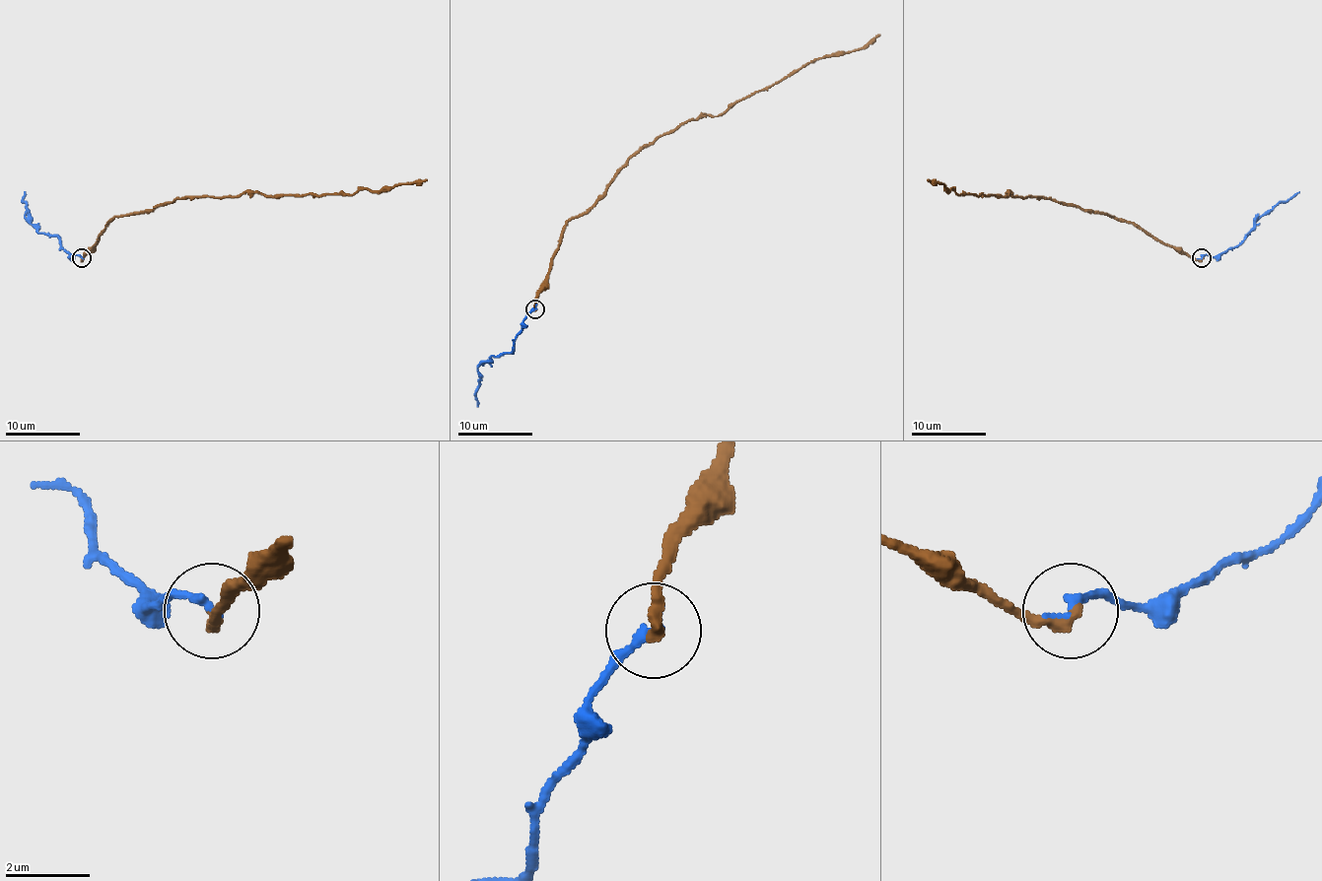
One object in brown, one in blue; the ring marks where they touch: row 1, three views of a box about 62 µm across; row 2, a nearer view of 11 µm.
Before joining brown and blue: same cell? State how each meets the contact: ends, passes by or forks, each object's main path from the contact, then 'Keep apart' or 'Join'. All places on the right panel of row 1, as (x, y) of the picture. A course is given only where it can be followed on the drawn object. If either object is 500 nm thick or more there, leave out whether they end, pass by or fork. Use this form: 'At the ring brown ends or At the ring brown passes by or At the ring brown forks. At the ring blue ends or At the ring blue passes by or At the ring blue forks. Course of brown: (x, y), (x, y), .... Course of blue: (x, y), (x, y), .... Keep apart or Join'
At the ring brown ends. At the ring blue ends. Course of brown: (1202, 258), (1191, 258), (1131, 223), (1097, 212), (1014, 196), (1008, 191), (958, 195), (927, 179). Course of blue: (1202, 258), (1208, 254), (1220, 256), (1235, 246), (1260, 217), (1298, 191). Keep apart

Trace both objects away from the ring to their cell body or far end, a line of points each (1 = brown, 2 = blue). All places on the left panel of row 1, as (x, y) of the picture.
1: (81, 258), (110, 221), (183, 198), (238, 196), (246, 191), (353, 195), (360, 189), (386, 191), (427, 179)
2: (81, 258), (76, 254), (70, 256), (55, 236), (42, 234), (26, 217), (26, 191)

